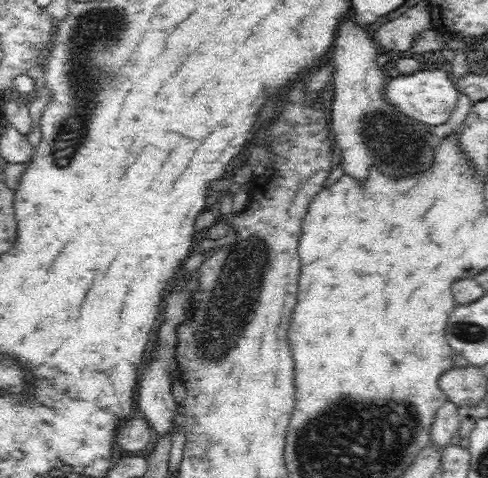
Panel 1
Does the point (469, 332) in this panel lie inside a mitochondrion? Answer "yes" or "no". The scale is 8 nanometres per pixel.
yes

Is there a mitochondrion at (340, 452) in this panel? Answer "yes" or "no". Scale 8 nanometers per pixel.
yes

